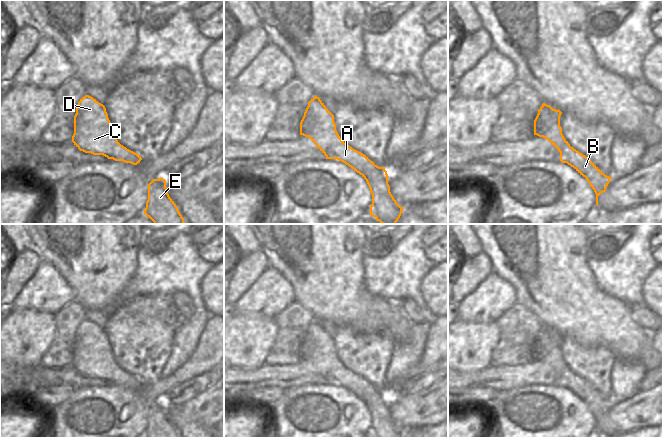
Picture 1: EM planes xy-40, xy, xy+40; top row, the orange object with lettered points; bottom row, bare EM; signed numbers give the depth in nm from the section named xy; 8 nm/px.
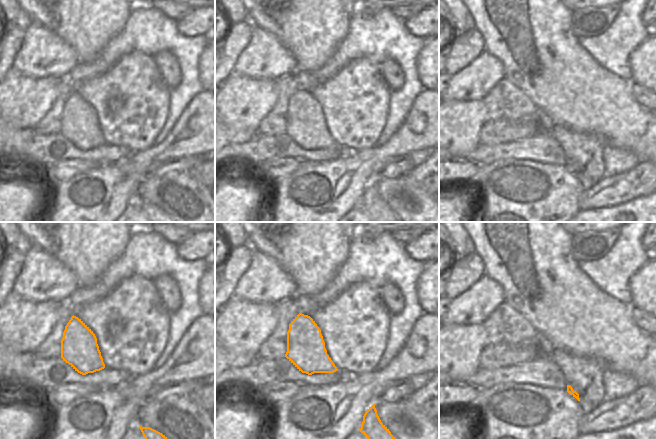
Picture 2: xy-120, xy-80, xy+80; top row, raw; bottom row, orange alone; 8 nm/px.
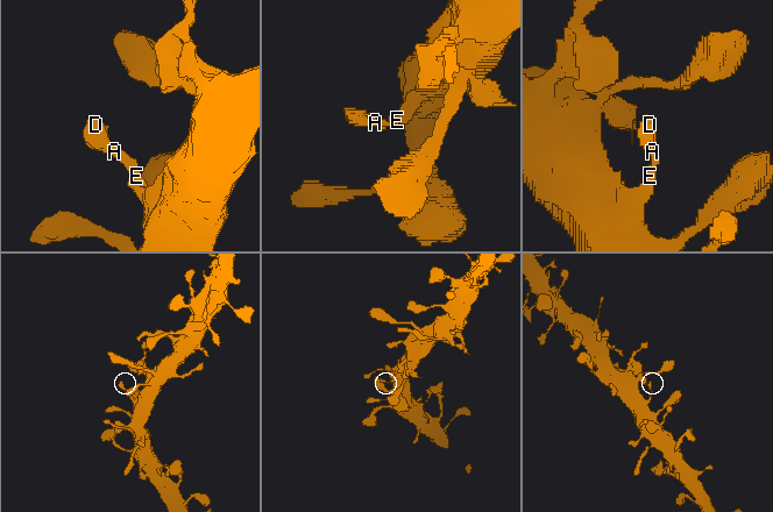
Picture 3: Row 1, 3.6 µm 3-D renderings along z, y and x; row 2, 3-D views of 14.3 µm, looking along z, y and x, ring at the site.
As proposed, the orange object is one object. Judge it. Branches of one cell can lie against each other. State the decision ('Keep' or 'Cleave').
Keep

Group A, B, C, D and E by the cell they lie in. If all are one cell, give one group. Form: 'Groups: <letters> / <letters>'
Groups: A B C D E

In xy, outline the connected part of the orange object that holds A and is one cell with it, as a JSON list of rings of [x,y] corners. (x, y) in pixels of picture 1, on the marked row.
[[[316,95],[308,102],[304,112],[300,135],[309,137],[326,159],[337,159],[359,173],[366,180],[372,194],[370,215],[381,224],[396,224],[403,207],[390,192],[387,171],[340,138],[334,115]]]

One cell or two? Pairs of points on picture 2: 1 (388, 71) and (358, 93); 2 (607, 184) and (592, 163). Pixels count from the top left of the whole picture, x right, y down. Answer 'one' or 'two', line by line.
1: two
2: two

